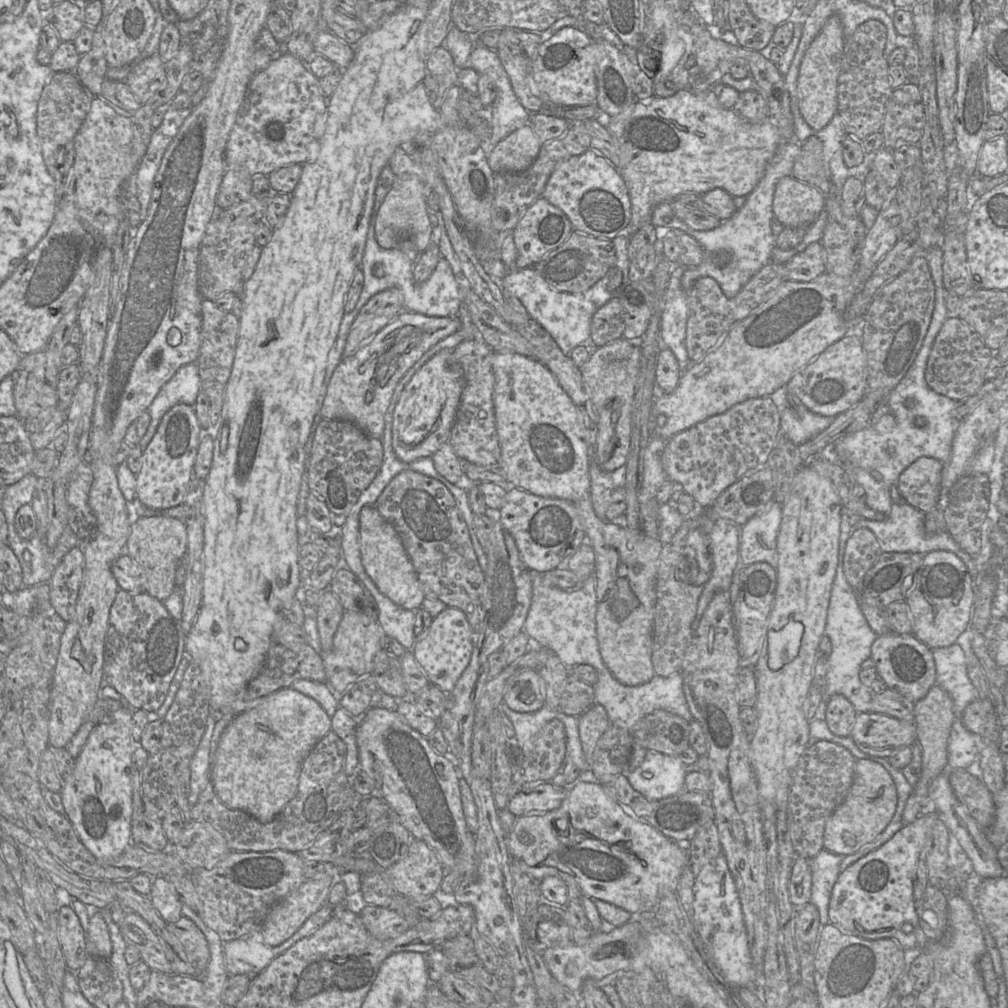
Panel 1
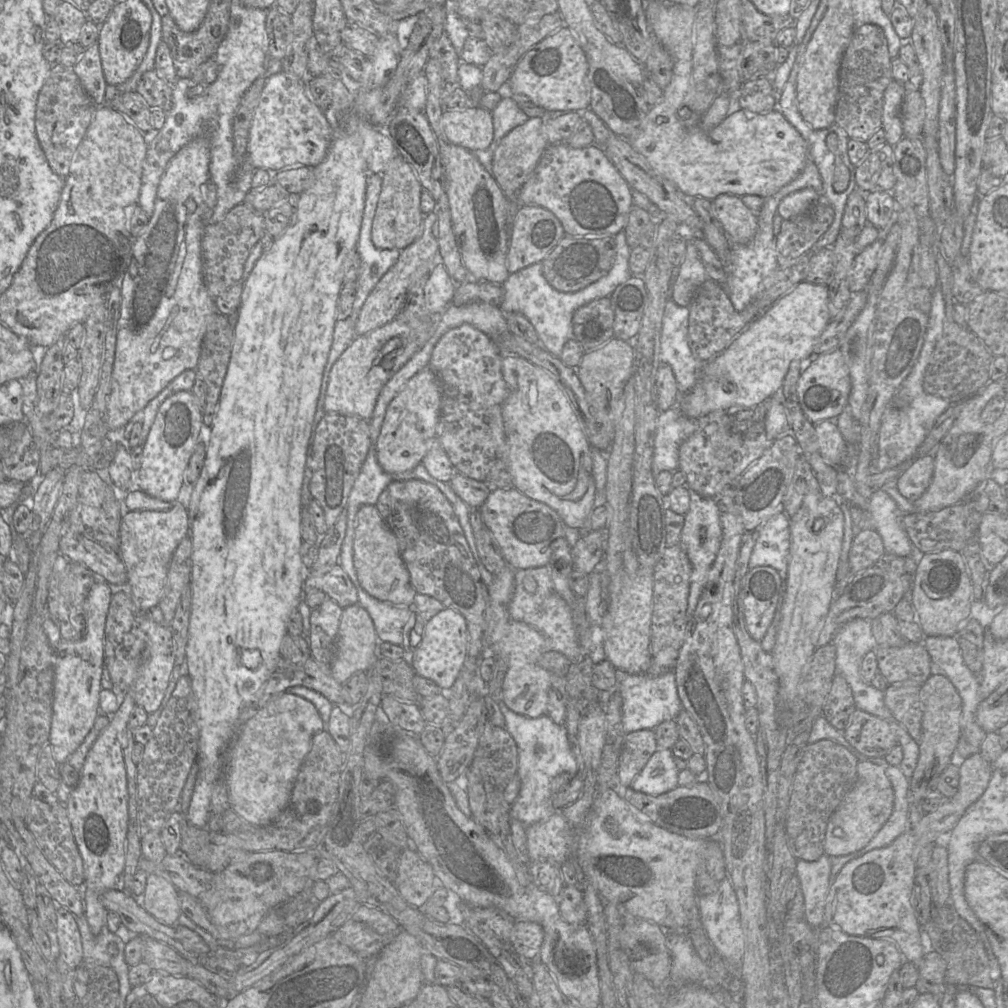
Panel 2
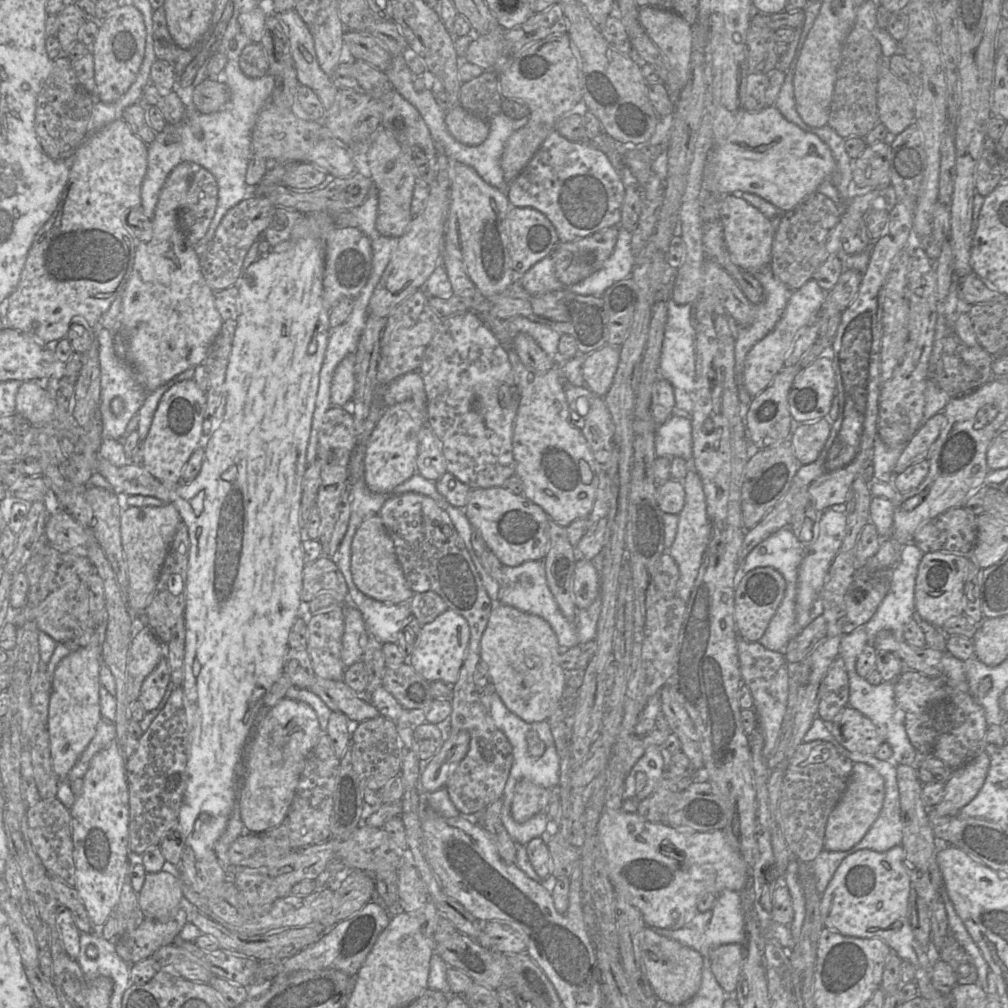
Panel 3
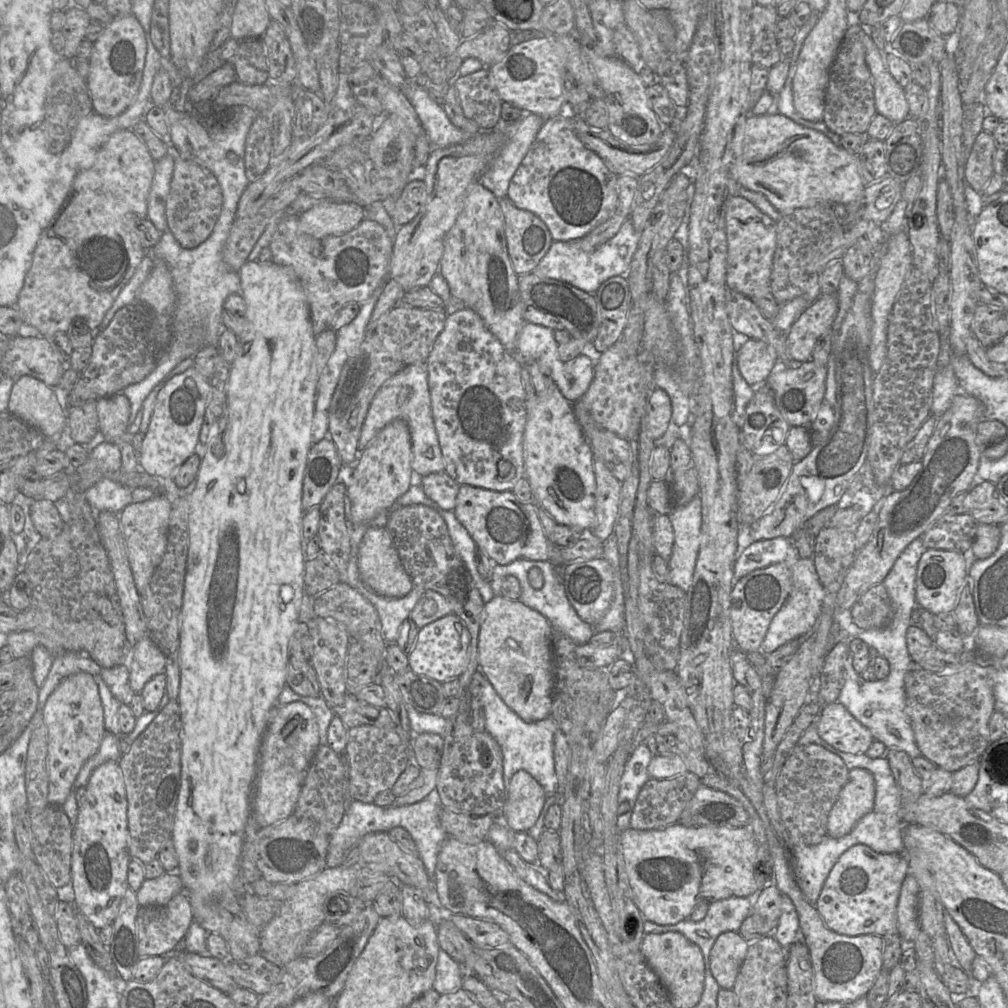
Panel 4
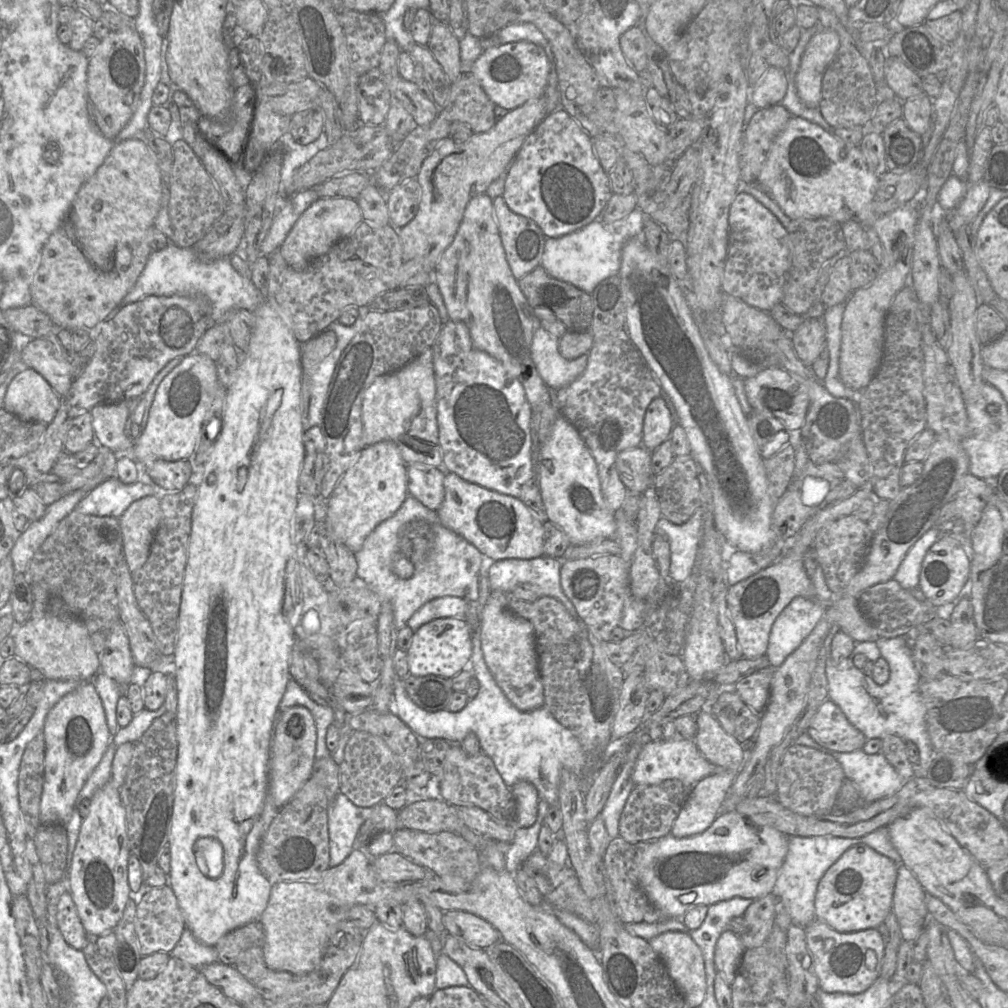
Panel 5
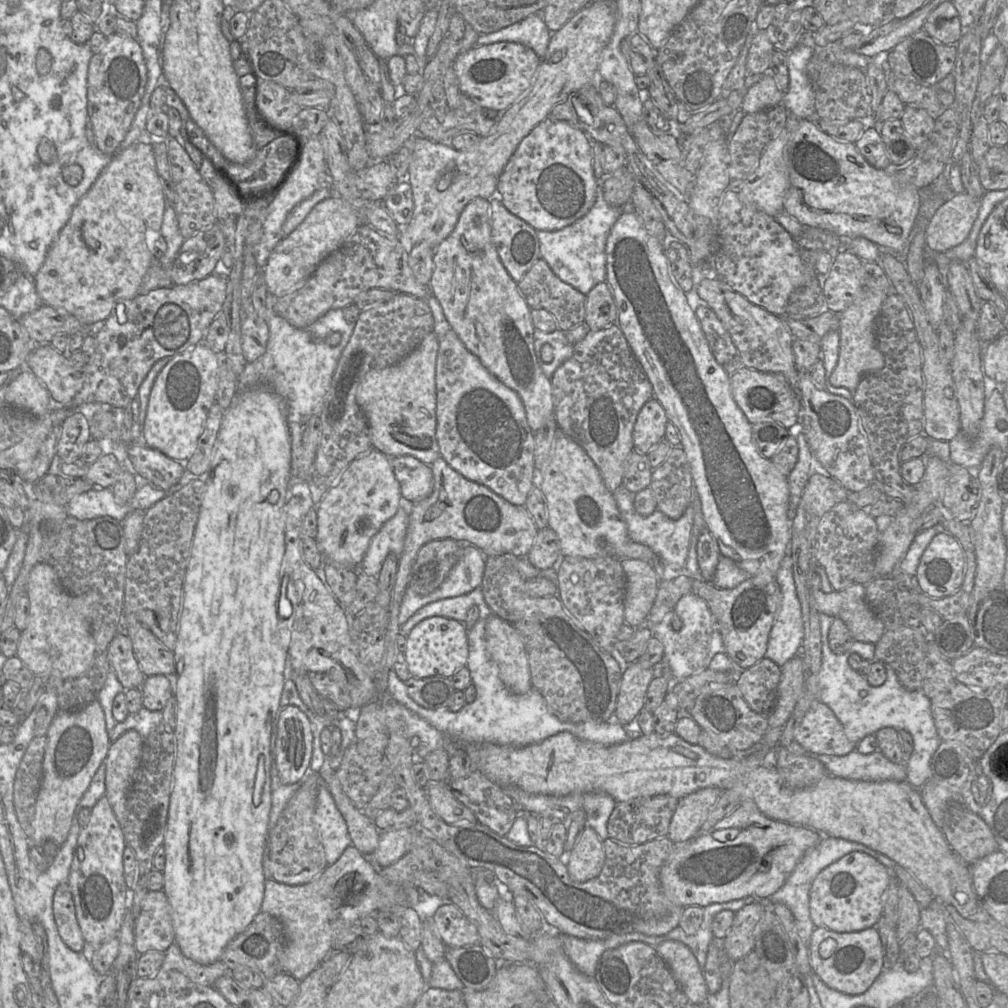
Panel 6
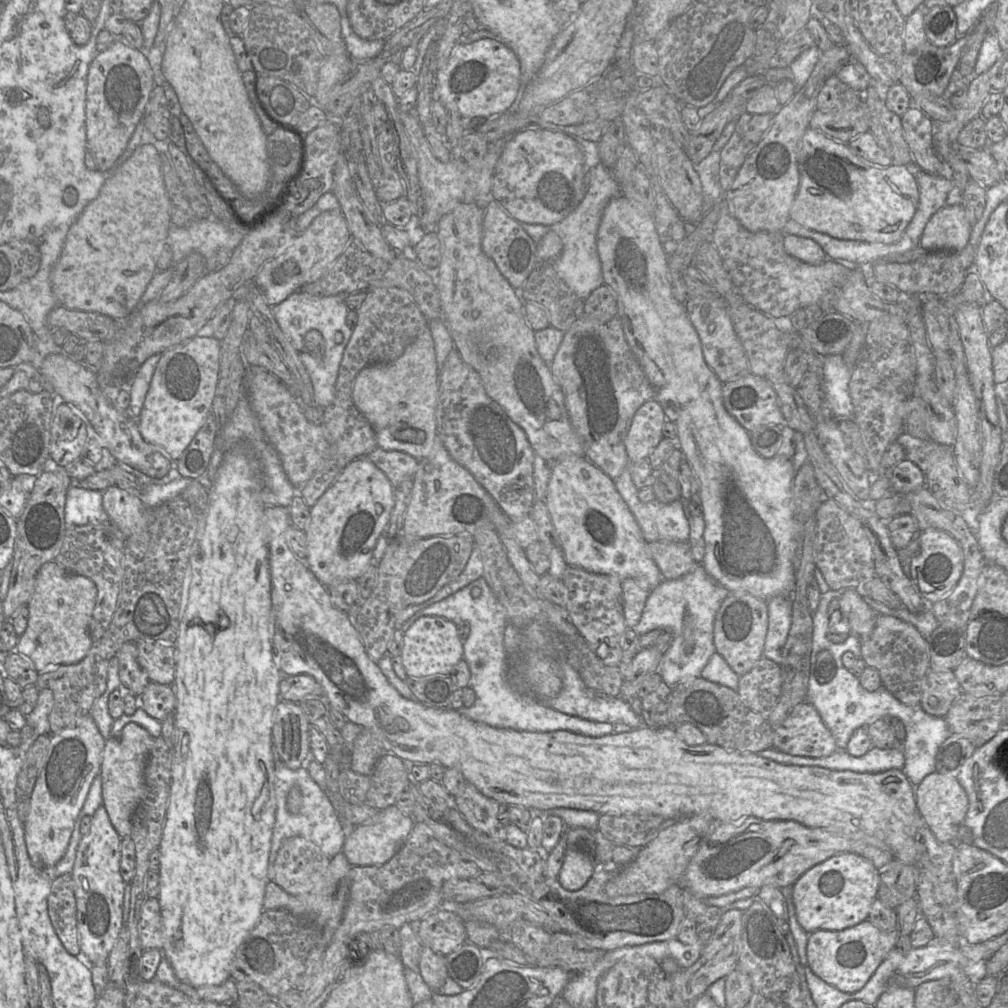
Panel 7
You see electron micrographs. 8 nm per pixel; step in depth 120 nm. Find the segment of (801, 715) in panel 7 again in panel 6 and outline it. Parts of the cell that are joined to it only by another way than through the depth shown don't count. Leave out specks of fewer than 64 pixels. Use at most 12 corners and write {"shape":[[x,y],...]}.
{"shape":[[819,700],[794,740],[819,755],[844,756],[857,745]]}

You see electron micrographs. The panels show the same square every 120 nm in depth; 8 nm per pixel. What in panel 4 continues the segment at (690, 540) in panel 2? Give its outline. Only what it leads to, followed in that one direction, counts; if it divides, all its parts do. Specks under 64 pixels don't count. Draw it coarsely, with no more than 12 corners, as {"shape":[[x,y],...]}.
{"shape":[[700,496],[668,515],[669,583],[687,593],[701,542]]}

